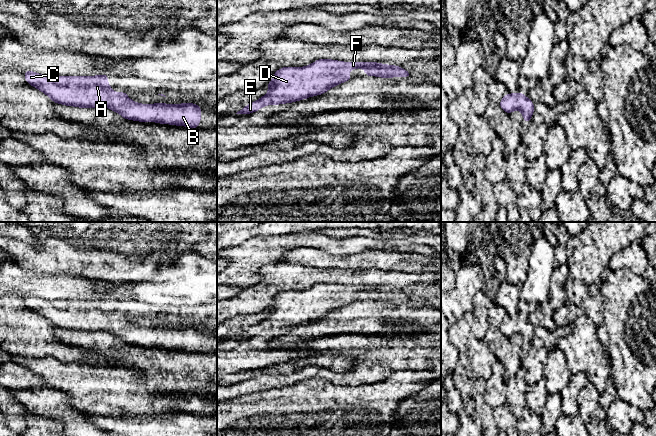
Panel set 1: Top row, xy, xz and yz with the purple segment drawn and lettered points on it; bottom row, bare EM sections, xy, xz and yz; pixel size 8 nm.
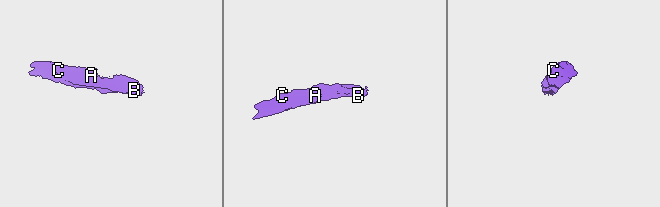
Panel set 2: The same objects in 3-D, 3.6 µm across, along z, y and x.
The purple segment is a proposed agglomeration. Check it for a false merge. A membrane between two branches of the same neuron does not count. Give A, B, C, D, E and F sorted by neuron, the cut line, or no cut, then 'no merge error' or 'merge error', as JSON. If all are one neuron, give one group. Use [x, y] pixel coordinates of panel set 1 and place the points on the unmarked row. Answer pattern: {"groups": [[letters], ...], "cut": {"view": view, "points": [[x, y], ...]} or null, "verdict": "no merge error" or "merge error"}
{"groups": [["A", "B", "C", "D", "E", "F"]], "cut": null, "verdict": "no merge error"}

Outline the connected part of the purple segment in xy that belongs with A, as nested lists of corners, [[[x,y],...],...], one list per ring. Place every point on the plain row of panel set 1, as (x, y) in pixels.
[[[32,295],[23,296],[26,306],[44,318],[48,319],[55,327],[80,332],[106,331],[119,337],[124,343],[157,346],[159,348],[171,348],[198,352],[201,344],[201,332],[193,327],[183,328],[140,328],[129,323],[126,316],[115,317],[109,310],[106,299],[86,300],[56,300],[48,301]]]

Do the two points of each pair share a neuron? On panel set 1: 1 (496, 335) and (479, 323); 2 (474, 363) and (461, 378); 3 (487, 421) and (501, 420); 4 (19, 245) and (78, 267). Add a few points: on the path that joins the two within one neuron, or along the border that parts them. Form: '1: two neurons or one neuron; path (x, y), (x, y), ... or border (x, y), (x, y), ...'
1: two neurons; border (489, 327), (482, 339)
2: two neurons; border (464, 373), (470, 381)
3: two neurons; border (492, 409), (492, 415), (498, 425)
4: one neuron; path (34, 257), (61, 257), (63, 259)

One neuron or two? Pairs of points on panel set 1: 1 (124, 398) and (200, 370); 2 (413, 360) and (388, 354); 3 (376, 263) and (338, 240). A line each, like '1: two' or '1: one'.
1: two
2: one
3: two

